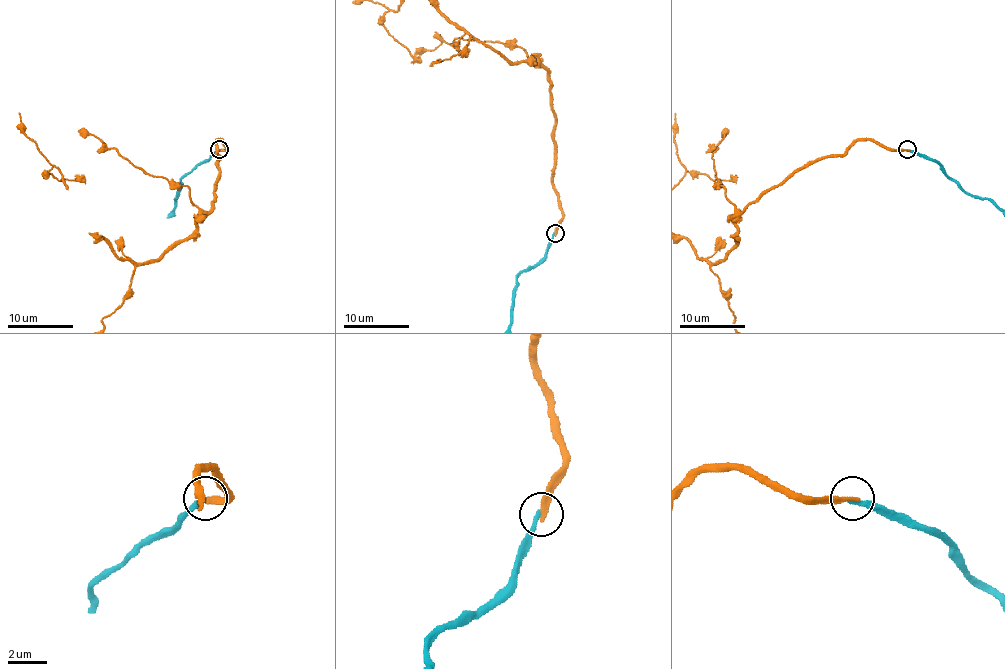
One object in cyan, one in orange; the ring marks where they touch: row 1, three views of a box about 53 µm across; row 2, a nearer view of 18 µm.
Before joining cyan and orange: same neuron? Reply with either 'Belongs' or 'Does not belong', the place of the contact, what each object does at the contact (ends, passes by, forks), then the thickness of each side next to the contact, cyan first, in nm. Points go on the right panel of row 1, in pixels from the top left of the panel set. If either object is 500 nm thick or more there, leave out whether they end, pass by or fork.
Belongs. Place: (907, 149). At the ring cyan ends. At the ring orange ends. Thickness 200 nm (cyan) against 280 nm

